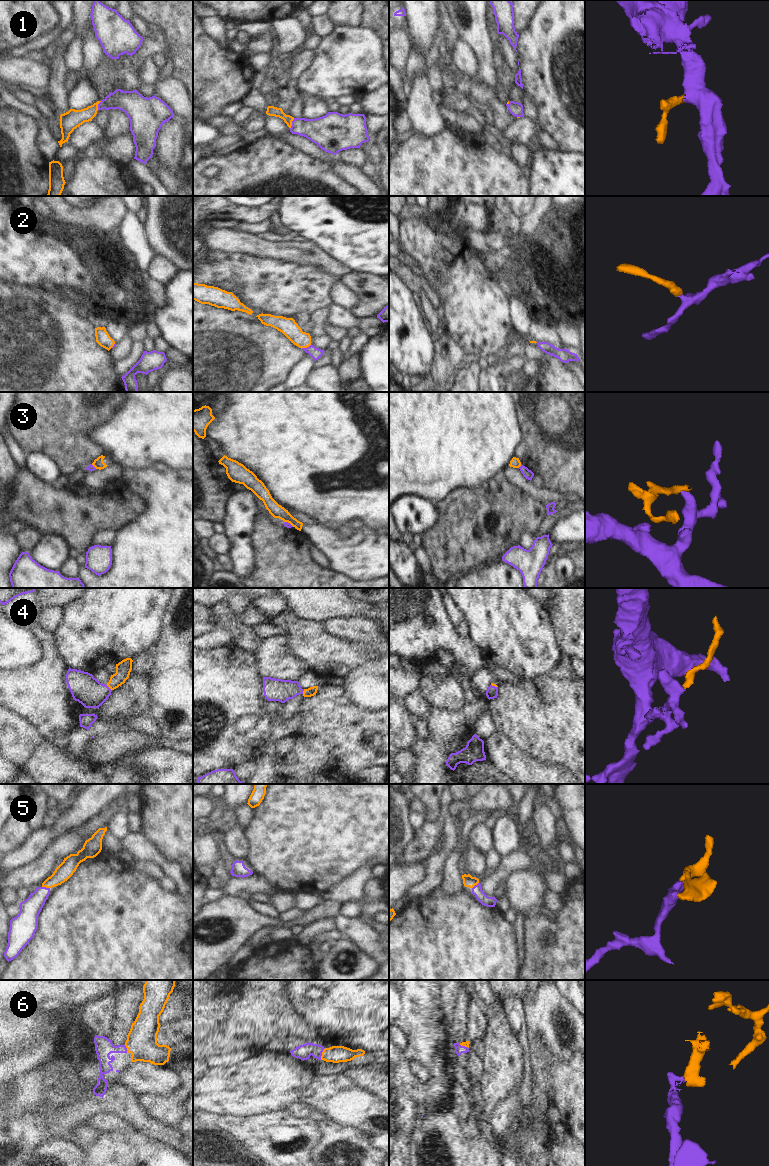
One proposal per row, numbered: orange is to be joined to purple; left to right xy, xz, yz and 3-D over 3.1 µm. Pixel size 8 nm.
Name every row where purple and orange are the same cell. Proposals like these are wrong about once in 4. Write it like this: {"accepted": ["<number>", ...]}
{"accepted": ["1", "2", "4", "5", "6"]}

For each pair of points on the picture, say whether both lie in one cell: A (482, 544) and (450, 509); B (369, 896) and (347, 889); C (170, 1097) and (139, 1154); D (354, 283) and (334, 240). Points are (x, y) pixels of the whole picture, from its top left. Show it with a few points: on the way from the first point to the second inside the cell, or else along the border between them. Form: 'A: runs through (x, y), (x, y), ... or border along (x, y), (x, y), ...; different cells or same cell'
A: runs through (473, 536), (472, 531), (459, 518); same cell
B: border along (371, 877), (359, 900), (342, 903); different cells
C: border along (132, 1129), (143, 1132), (148, 1136); different cells
D: border along (351, 270), (365, 272), (374, 276); different cells

